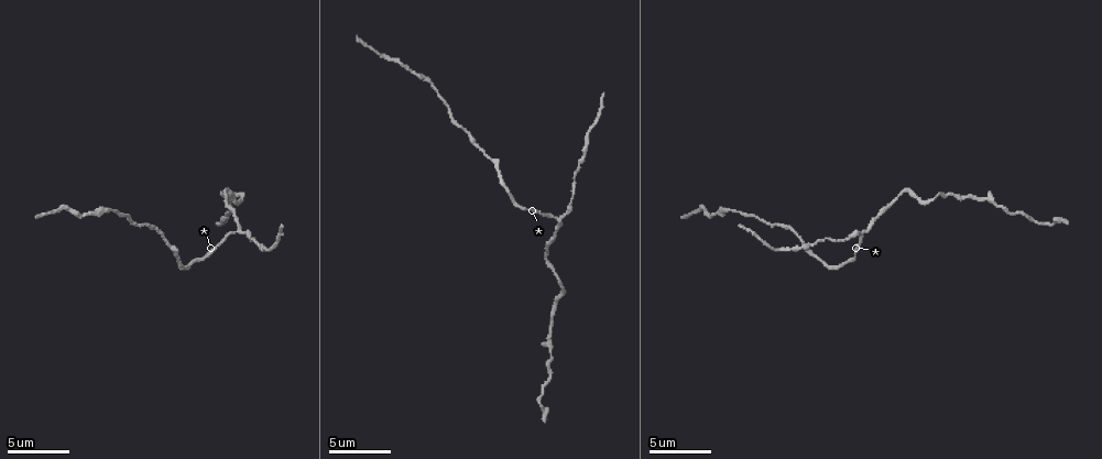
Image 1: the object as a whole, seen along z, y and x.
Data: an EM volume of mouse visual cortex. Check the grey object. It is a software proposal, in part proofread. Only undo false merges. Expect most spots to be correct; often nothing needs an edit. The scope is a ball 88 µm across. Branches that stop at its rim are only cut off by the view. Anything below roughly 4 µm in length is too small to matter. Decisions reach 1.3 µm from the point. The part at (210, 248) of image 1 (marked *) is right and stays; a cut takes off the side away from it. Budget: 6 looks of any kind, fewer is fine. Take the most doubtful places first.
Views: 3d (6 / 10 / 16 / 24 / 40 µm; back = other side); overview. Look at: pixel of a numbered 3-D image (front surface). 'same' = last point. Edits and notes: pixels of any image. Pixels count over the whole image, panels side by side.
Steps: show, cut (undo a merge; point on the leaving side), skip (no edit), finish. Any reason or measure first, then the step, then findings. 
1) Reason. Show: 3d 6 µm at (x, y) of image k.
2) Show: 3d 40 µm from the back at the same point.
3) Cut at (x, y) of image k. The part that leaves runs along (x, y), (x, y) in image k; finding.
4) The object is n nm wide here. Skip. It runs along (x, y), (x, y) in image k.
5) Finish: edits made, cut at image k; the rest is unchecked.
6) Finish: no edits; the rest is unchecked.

Three arms meet. Show: 3d 10 µm at (560, 219) of image 1.

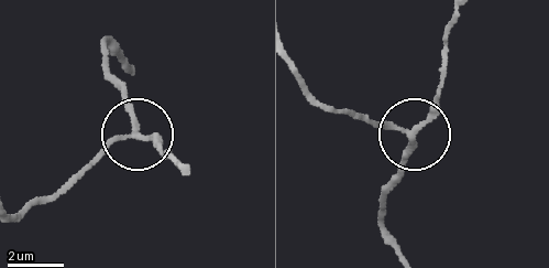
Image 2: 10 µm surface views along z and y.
The side arm is 12 µm long. Skip. One neuron here.

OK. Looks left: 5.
Thick turns thin. Show: 3d 10 µm at (731, 211) of image 1.

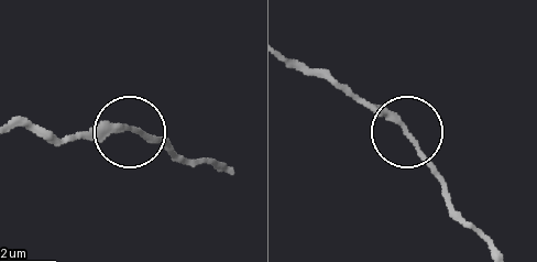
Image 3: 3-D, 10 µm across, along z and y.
Show: 3d 6 µm at (407, 134) of image 3.

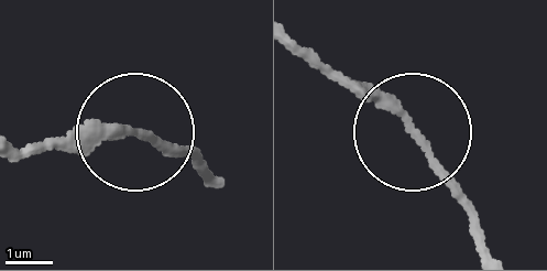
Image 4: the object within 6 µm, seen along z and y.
The object is 190 nm wide here. Skip. It runs along (221, 179), (143, 134), (17, 147) in image 4; continuous, no second neuron.

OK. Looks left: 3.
Show: 3d 6 µm at (258, 240) of image 1.

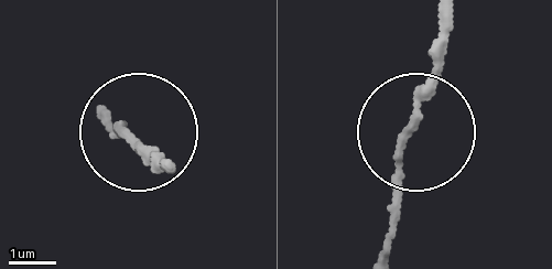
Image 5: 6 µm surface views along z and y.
Show: 3d 6 µm from the back at (133, 140) of image 5.

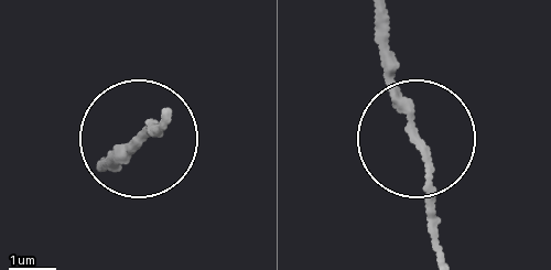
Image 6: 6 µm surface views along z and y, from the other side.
Skip. It runs along (441, 257), (386, 20) in image 6; all the same neuron.

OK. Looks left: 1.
Finish: no edits; the rest is unchecked.

